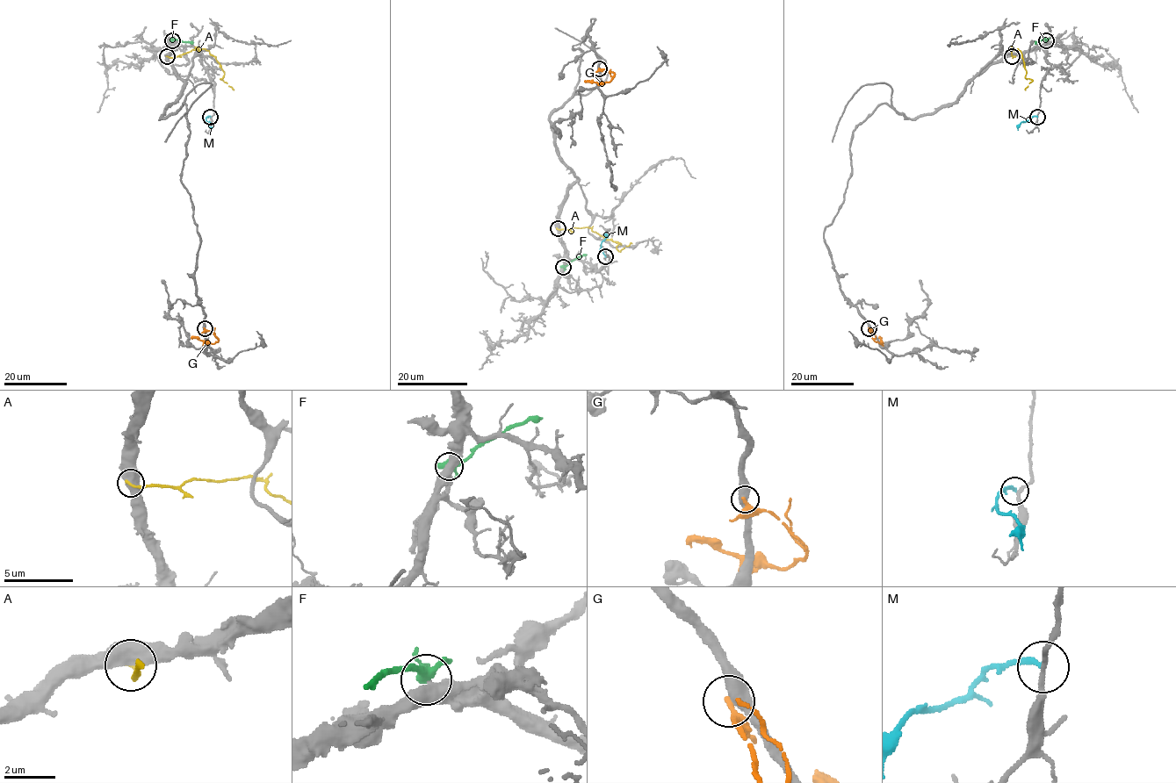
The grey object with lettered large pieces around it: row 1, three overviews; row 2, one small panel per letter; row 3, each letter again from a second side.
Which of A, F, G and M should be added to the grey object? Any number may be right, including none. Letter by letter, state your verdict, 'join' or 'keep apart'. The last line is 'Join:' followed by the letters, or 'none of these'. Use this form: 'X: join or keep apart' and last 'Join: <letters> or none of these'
A: keep apart
F: keep apart
G: keep apart
M: join
Join: M

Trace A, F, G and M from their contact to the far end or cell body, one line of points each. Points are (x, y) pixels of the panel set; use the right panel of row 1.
A: (1013, 56), (1011, 50), (1019, 50), (1026, 77), (1033, 80), (1026, 89)
F: (1046, 41), (1035, 42)
G: (869, 327), (871, 337), (880, 343), (879, 337)
M: (1037, 117), (1031, 117), (1020, 124), (1018, 130)

